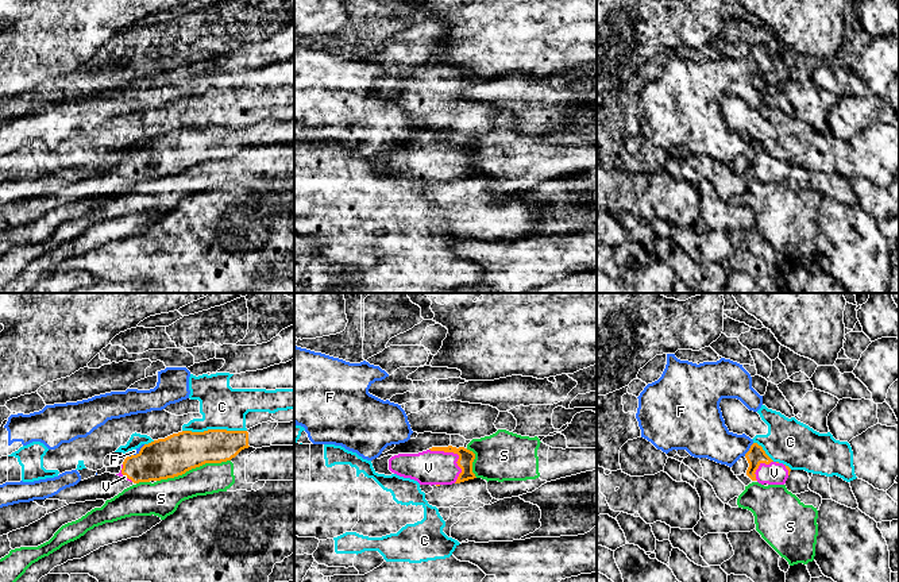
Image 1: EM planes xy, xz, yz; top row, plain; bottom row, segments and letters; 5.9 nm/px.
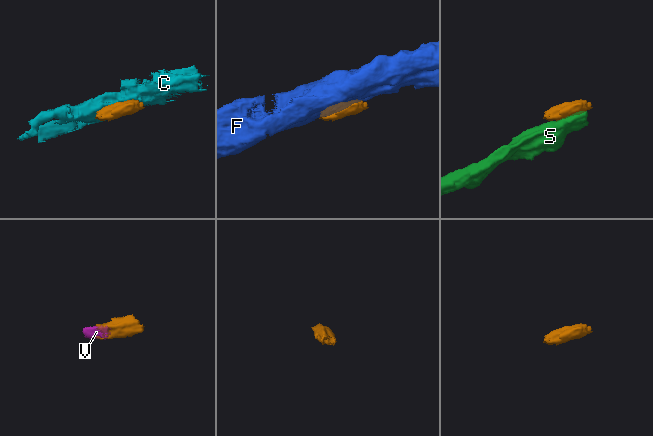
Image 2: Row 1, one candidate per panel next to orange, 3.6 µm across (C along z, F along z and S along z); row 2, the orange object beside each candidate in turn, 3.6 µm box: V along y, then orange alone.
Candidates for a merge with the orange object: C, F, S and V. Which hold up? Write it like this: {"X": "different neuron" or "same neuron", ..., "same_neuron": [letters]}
{"C": "different neuron", "F": "different neuron", "S": "different neuron", "V": "same neuron", "same_neuron": ["V"]}

